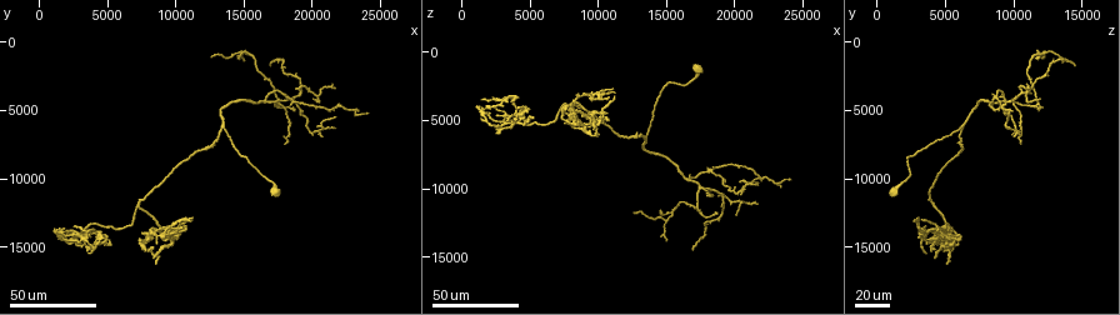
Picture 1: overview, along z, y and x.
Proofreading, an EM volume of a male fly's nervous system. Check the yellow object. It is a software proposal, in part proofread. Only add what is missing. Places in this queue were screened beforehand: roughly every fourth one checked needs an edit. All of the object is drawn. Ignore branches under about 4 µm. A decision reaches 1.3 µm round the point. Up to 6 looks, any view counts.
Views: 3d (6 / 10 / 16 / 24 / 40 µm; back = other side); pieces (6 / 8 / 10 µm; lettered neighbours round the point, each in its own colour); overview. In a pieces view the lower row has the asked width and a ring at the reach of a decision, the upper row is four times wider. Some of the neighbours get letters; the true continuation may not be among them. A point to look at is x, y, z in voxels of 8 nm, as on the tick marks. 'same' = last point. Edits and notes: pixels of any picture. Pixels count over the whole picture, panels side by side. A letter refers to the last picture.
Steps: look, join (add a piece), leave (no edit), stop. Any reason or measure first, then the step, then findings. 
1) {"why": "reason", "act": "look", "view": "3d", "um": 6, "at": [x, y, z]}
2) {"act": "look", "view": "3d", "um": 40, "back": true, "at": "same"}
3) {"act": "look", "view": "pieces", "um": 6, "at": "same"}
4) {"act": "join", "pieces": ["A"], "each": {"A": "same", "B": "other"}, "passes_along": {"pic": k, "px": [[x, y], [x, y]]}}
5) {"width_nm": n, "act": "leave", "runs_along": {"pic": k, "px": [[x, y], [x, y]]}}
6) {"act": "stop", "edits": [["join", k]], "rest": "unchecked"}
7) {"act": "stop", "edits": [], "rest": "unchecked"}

{"why": "an open end", "act": "look", "view": "3d", "um": 24, "at": [8000, 14600, 4200]}

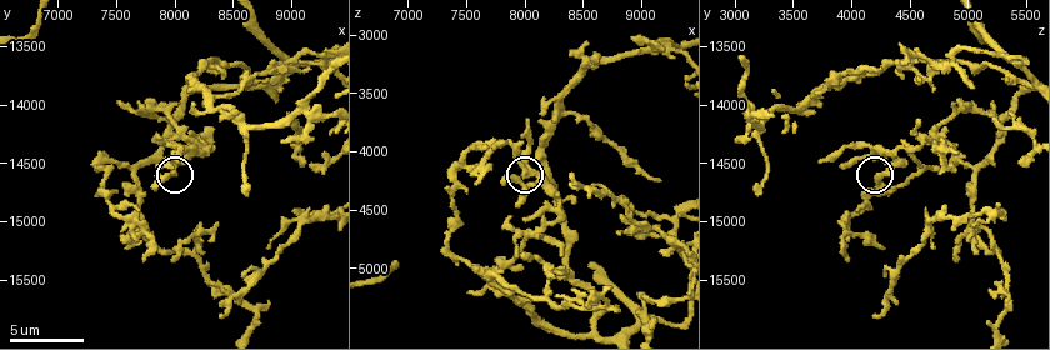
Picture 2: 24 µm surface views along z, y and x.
{"act": "look", "view": "pieces", "um": 8, "at": [7820, 14700, 4240]}

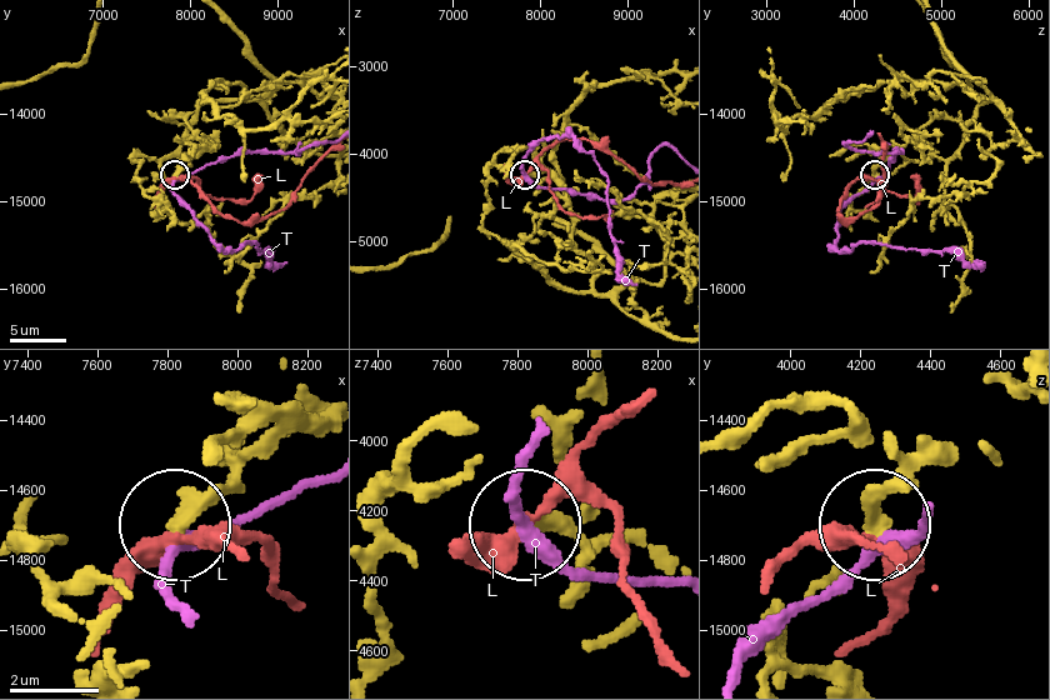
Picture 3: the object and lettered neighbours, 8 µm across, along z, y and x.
{"act": "leave", "each": {"L": "other", "T": "other"}, "runs_along": {"pic": 3, "px": [[893, 450], [870, 525]]}, "found": "none of them fits"}

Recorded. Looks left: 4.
{"why": "an open end", "act": "look", "view": "3d", "um": 24, "at": [10600, 13400, 3200]}

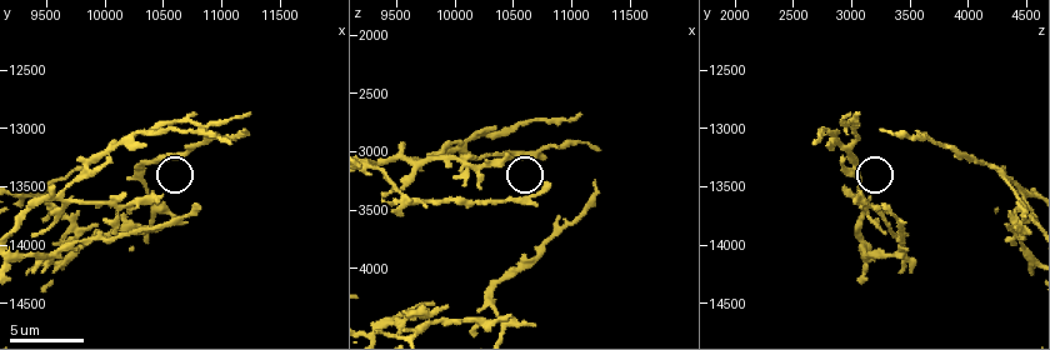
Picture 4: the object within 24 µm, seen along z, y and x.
{"act": "look", "view": "pieces", "um": 6, "at": [10480, 13600, 3040]}

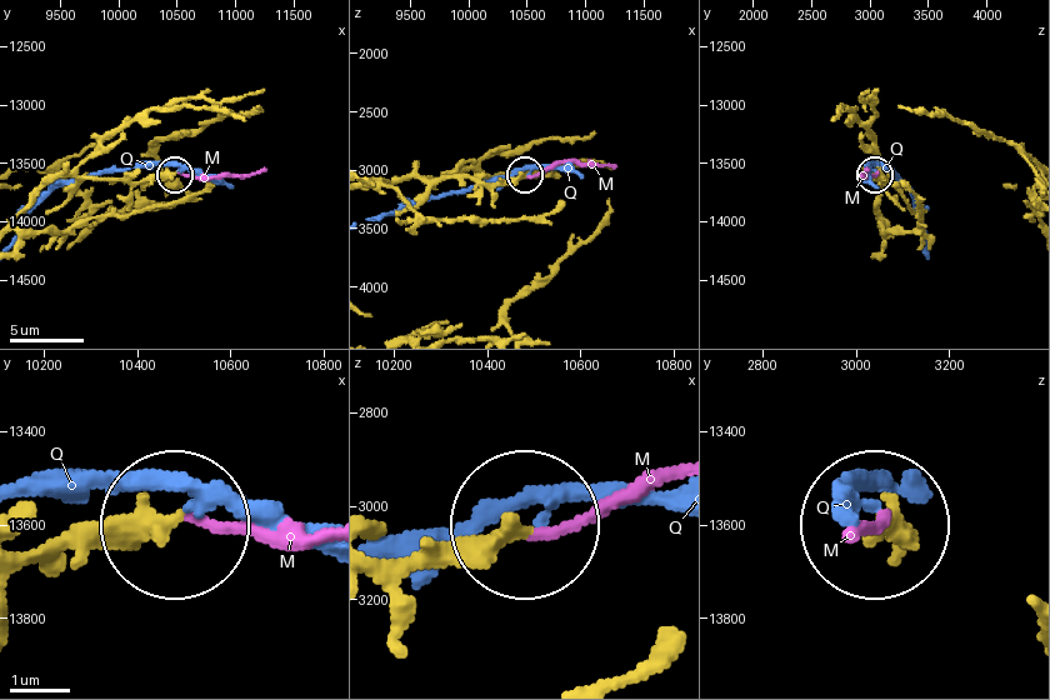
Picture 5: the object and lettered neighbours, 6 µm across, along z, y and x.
{"act": "join", "pieces": ["M"], "each": {"M": "same", "Q": "other"}, "passes_along": {"pic": 5, "px": [[136, 181], [161, 181], [174, 173], [224, 178], [264, 168]]}, "found": "it goes on there"}

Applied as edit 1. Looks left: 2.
{"act": "stop", "edits": [["join", 5]], "rest": "unchecked"}

